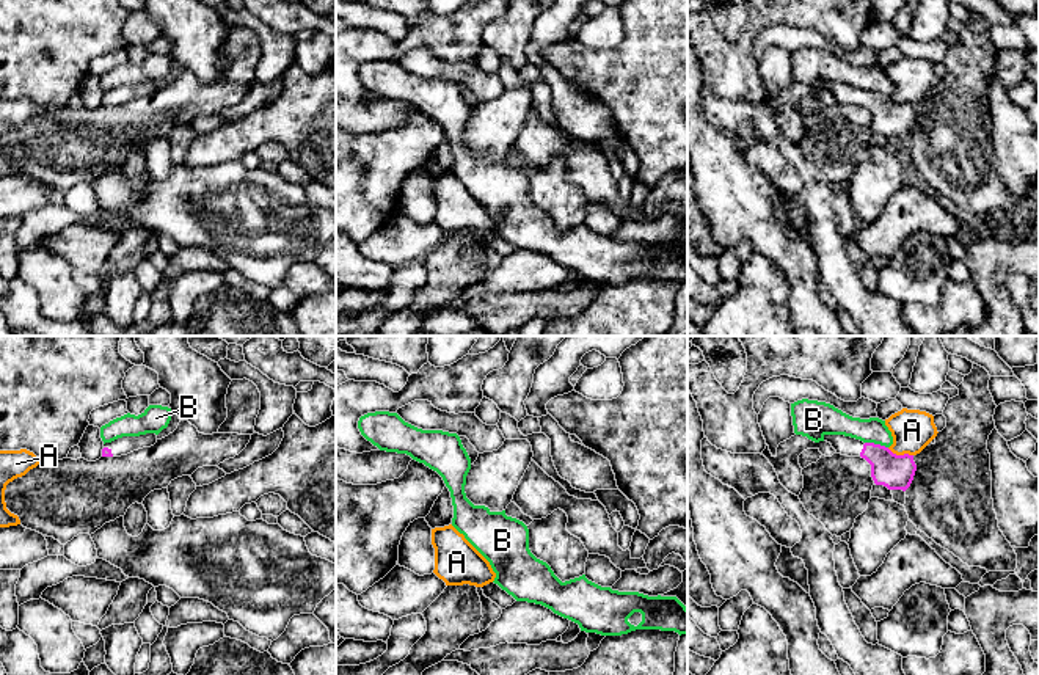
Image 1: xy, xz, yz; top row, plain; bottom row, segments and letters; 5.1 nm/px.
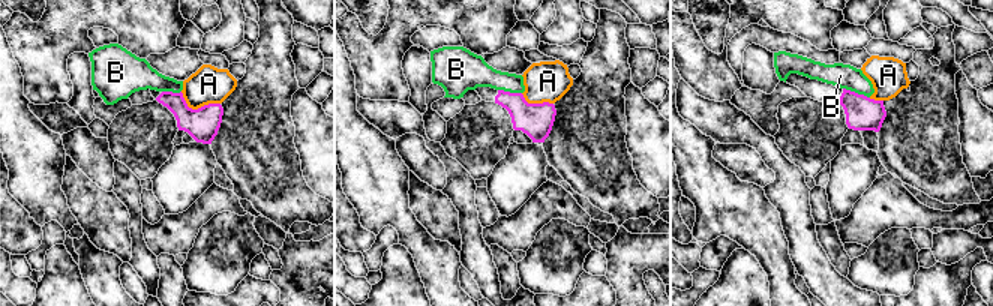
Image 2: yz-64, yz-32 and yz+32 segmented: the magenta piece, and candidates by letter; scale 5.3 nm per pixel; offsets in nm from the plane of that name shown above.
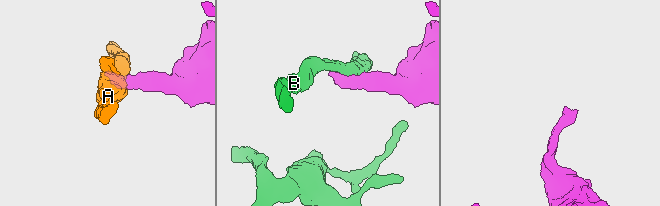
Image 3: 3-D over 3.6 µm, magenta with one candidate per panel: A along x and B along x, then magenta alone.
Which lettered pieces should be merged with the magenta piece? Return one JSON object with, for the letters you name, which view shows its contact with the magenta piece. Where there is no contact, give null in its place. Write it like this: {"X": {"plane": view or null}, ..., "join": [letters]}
{"join": []}

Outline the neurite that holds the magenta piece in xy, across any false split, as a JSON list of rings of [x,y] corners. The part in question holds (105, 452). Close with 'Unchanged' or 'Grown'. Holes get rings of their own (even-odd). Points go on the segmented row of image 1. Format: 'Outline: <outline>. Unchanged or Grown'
Outline: [[[146,433],[140,436],[122,436],[111,443],[105,443],[102,449],[102,457],[121,457],[133,451],[151,447],[157,443],[155,433]]]. Grown

